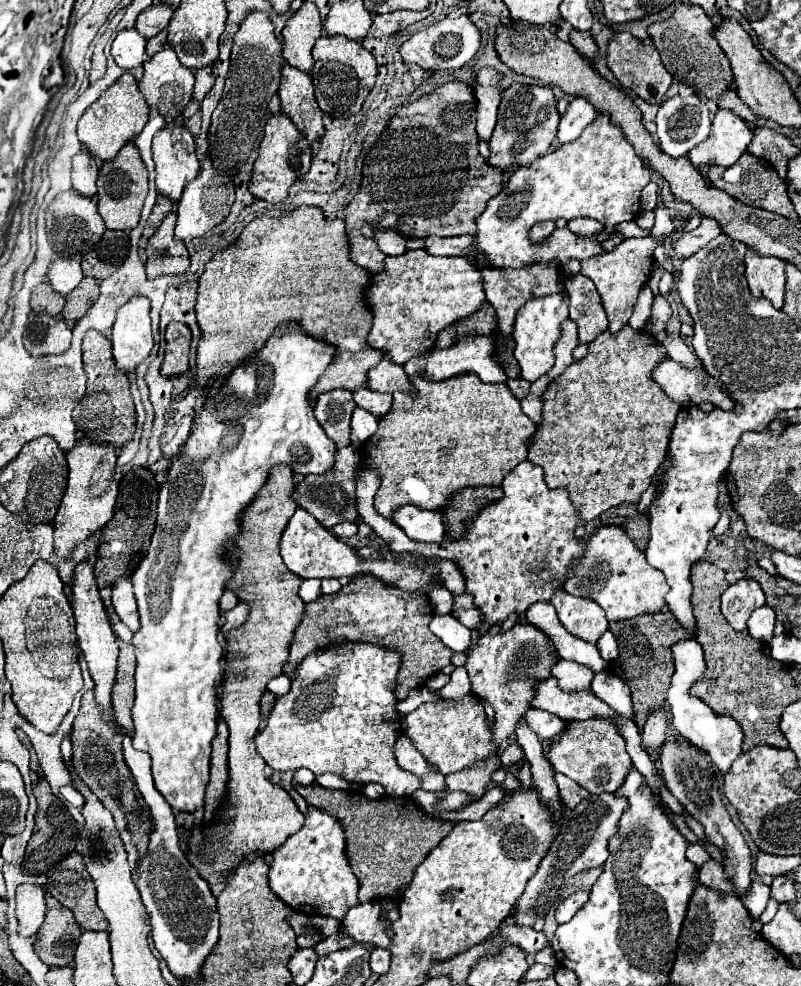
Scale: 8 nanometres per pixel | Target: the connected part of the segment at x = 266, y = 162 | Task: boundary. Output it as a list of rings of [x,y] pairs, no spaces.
[[[282,113],[272,115],[264,127],[264,139],[260,143],[258,159],[254,163],[248,189],[256,199],[264,199],[268,203],[278,205],[288,197],[290,187],[308,173],[310,161],[312,161],[312,149],[304,139],[304,135],[296,129],[296,125]]]

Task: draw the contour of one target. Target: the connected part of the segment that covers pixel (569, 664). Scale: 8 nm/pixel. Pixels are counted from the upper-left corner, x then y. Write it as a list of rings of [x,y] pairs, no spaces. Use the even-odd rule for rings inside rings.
[[[560,659],[560,663],[552,669],[552,677],[556,677],[562,691],[576,693],[576,691],[590,689],[594,673],[588,667],[580,665],[580,663]]]

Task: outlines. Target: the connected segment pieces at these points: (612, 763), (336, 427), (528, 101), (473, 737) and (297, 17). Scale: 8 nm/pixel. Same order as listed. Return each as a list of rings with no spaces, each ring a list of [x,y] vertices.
[[[592,717],[586,721],[568,721],[566,731],[550,747],[548,759],[556,773],[564,773],[590,793],[614,793],[626,779],[632,767],[630,755],[626,753],[626,741],[618,731],[616,721],[604,717]]]
[[[332,389],[316,399],[314,415],[338,449],[350,445],[350,419],[354,409],[356,403],[348,389]]]
[[[512,83],[506,91],[502,91],[498,123],[490,139],[492,155],[488,163],[498,169],[506,169],[510,165],[530,165],[536,157],[548,153],[548,147],[556,137],[558,121],[560,115],[556,111],[556,101],[550,87]]]
[[[474,693],[462,699],[440,699],[434,703],[420,705],[404,717],[402,731],[424,755],[424,759],[436,765],[438,771],[444,775],[462,771],[474,763],[500,755],[500,747],[494,745],[494,731],[486,719],[484,705]]]
[[[306,1],[286,23],[282,31],[284,51],[282,57],[288,65],[310,73],[314,69],[312,47],[322,37],[322,21],[314,3]]]

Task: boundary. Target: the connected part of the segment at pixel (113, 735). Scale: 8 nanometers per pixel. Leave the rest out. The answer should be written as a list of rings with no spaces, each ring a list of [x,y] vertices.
[[[86,691],[82,695],[82,707],[80,707],[80,713],[74,721],[70,739],[72,739],[72,767],[74,767],[76,775],[102,801],[102,805],[112,813],[112,817],[116,821],[116,829],[124,831],[126,829],[126,813],[136,809],[134,779],[132,779],[132,773],[126,767],[124,757],[122,757],[122,733],[114,723],[106,721],[98,713],[98,705],[94,705],[92,691]]]

